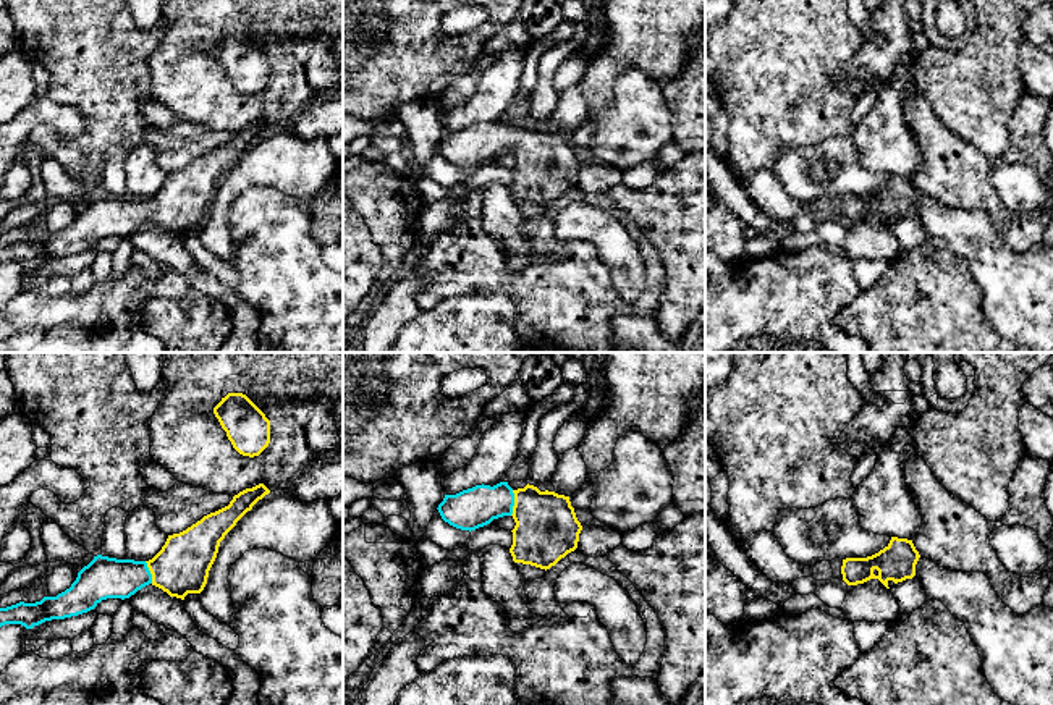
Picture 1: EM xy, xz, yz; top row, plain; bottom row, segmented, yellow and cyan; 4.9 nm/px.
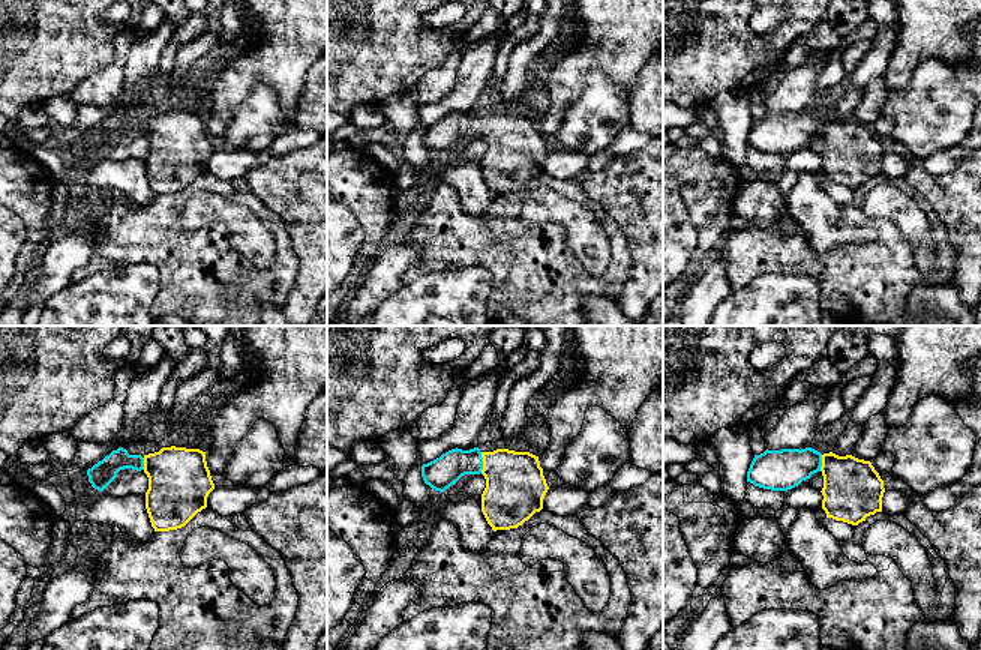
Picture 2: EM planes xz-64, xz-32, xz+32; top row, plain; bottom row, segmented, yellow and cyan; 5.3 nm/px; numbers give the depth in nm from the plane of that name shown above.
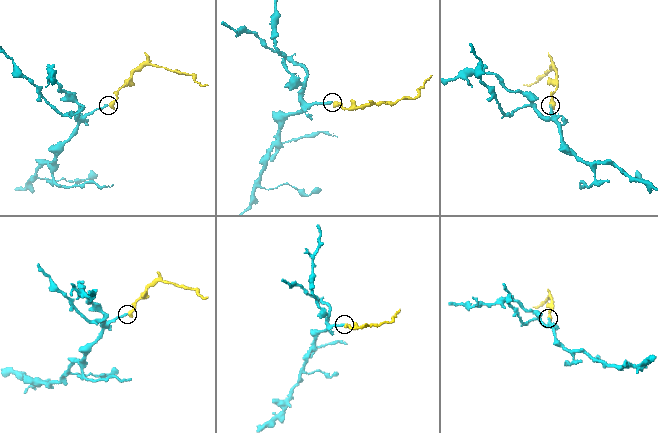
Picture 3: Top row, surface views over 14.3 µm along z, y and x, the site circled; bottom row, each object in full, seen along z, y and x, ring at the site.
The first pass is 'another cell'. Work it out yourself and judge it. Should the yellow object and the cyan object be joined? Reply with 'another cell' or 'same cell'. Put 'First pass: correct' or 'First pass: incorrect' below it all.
same cell
First pass: incorrect

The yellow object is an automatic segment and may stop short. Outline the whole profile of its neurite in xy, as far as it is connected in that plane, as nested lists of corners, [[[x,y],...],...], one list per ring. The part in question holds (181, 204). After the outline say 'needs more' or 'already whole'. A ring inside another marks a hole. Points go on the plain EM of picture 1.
[[[264,121],[239,129],[228,144],[204,154],[180,171],[168,173],[162,188],[149,199],[97,192],[78,210],[71,225],[57,234],[0,246],[0,265],[21,262],[32,267],[45,259],[78,254],[94,247],[102,238],[129,236],[149,222],[181,238],[188,231],[201,231],[220,179],[269,131]]] | needs more

